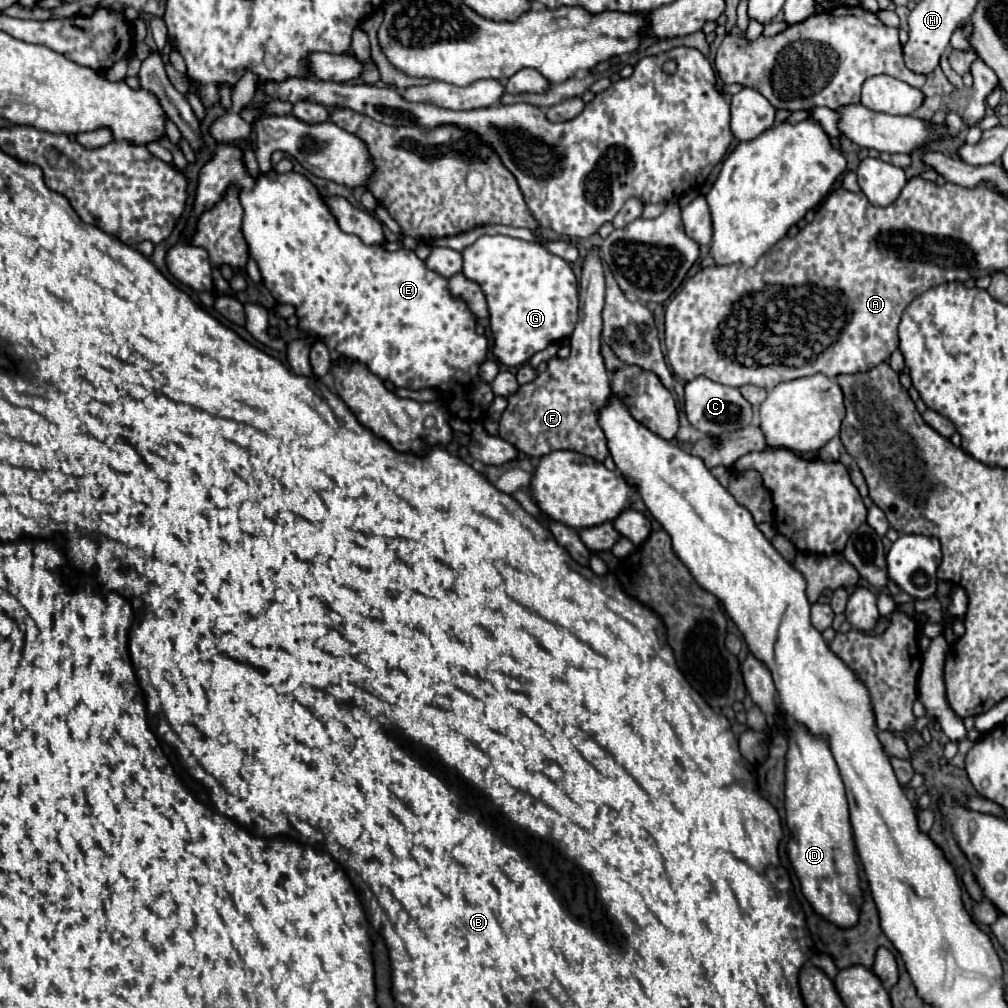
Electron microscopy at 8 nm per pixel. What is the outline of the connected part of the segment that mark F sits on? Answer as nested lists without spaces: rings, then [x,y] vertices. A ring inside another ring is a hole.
[[[592,249],[582,265],[580,277],[580,319],[572,333],[572,351],[568,357],[552,357],[546,371],[522,385],[510,399],[500,417],[498,437],[512,443],[528,457],[540,459],[552,451],[576,451],[596,461],[608,455],[606,437],[596,421],[596,409],[608,401],[610,377],[600,353],[602,339],[602,307],[604,307],[604,271],[600,255]]]

